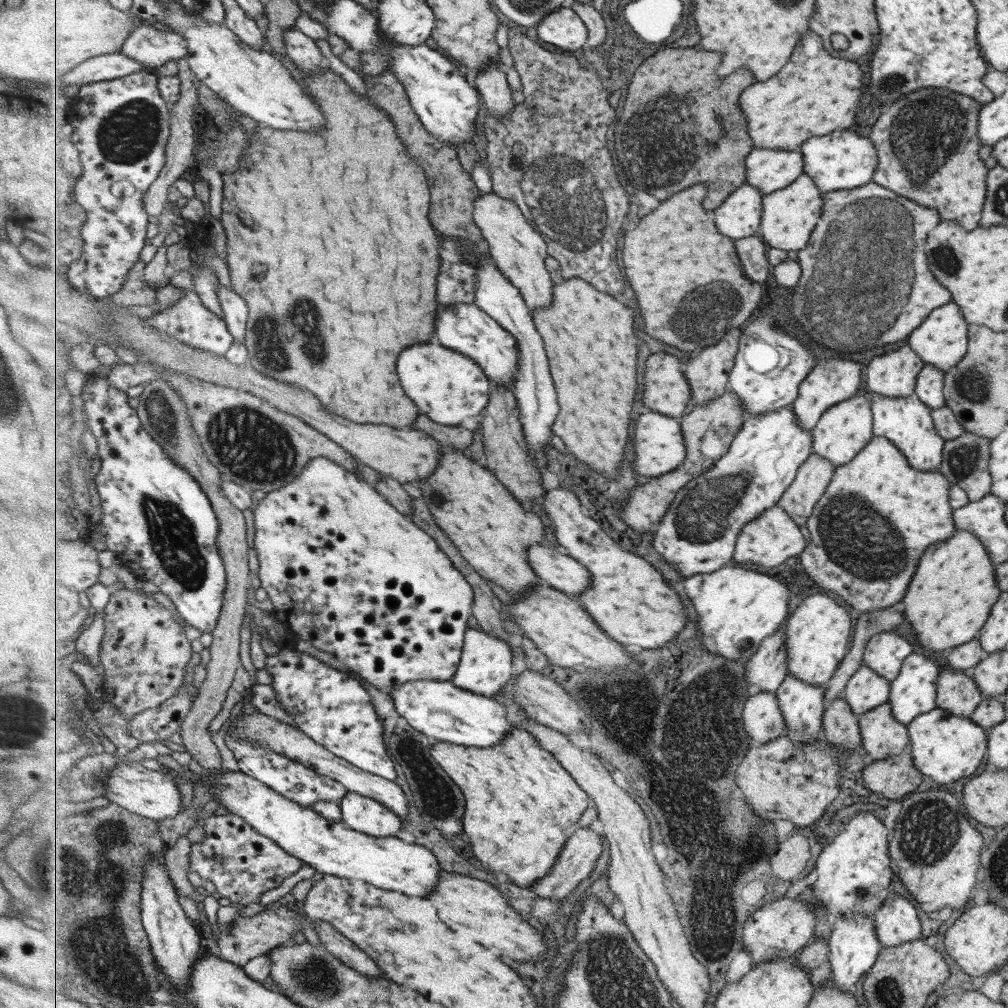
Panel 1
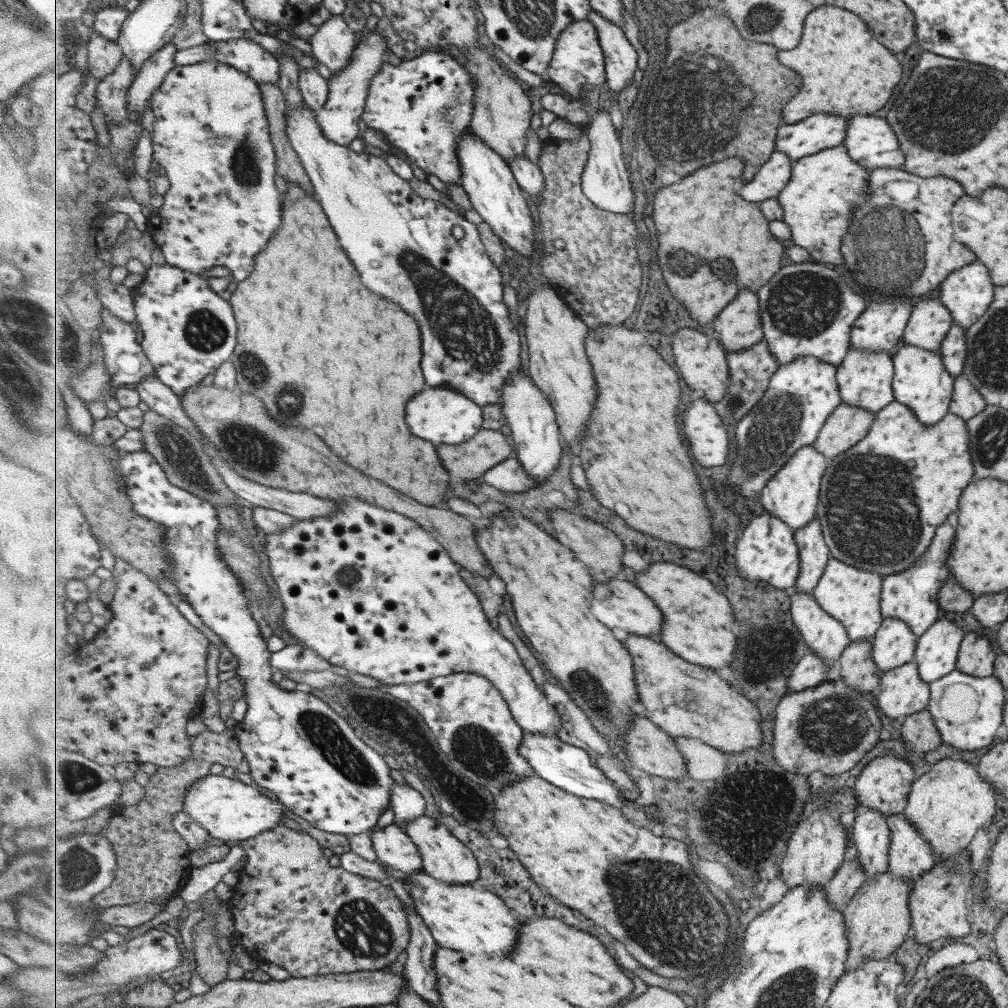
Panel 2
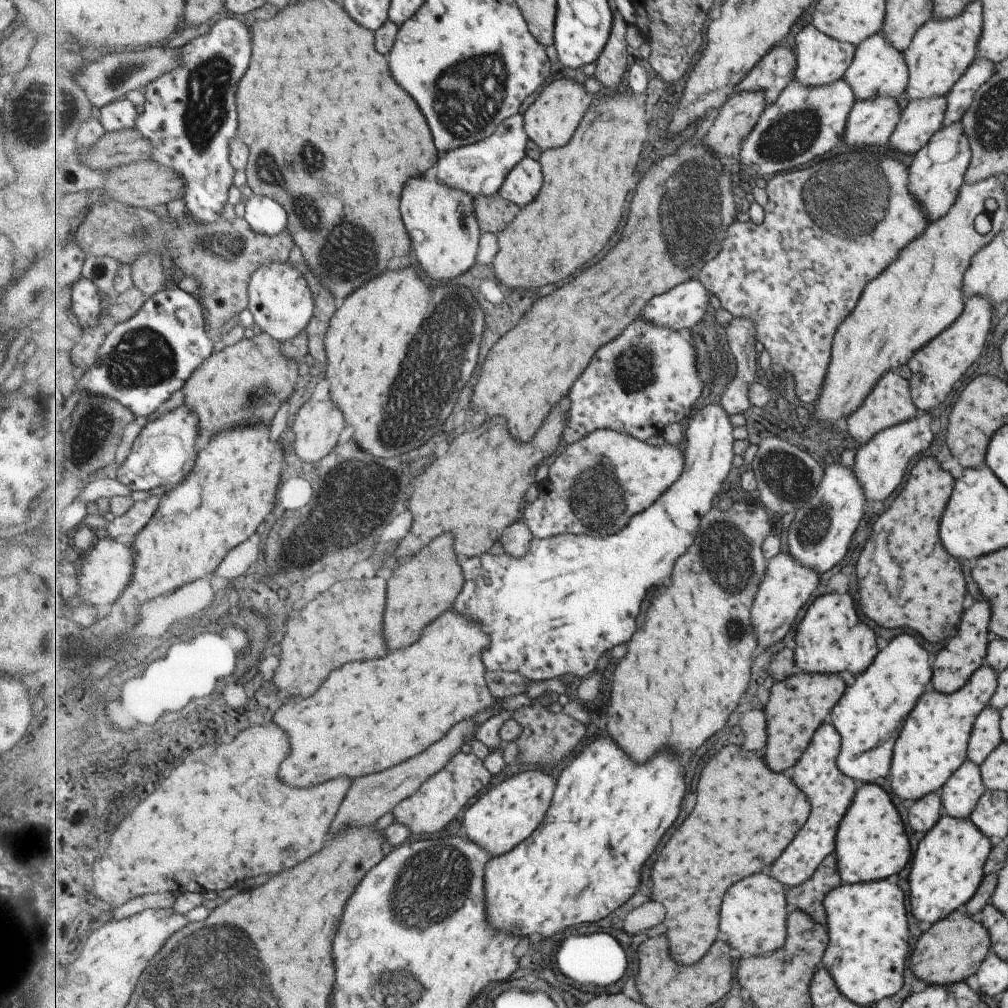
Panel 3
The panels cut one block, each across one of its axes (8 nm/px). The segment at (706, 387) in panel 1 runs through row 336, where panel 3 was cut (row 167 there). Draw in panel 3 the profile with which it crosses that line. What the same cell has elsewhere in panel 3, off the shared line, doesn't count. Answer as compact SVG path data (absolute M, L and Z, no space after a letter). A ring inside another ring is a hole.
M739 92L729 96L729 100L723 104L718 115L705 125L704 135L701 141L707 148L711 148L717 158L721 160L724 172L728 174L737 174L741 169L741 150L742 146L753 133L755 126L759 123L763 112L767 108L767 98L765 92Z

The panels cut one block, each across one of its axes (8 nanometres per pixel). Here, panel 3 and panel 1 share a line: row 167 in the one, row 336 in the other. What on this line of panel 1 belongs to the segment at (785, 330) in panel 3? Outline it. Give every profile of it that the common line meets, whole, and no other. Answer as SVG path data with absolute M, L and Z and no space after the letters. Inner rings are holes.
M873 182L864 184L863 187L825 193L822 200L824 200L824 206L821 207L819 223L813 230L807 247L797 251L803 274L799 284L792 288L792 294L787 297L789 316L791 316L791 320L797 322L797 326L805 331L806 336L814 338L814 343L829 348L833 352L844 352L844 355L849 353L849 356L853 356L853 352L873 352L873 348L877 348L877 352L885 352L885 348L893 348L893 344L901 344L901 340L909 337L910 332L921 324L931 310L951 301L949 291L931 275L925 260L925 238L928 231L940 222L939 213L935 208L920 206Z

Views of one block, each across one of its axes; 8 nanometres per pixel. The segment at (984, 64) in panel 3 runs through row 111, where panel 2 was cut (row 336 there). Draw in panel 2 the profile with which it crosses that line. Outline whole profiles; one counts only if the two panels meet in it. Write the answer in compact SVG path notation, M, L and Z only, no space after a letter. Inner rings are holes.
M953 324L940 343L941 363L951 378L955 378L962 372L963 363L967 356L965 340L965 329L961 325Z

